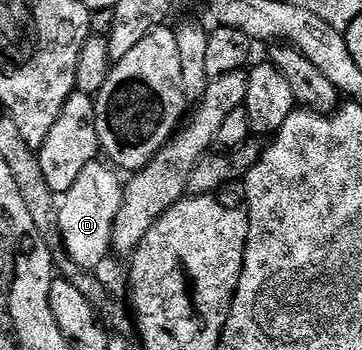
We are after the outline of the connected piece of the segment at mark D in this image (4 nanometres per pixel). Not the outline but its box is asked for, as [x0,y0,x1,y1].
[60,161,124,271]

